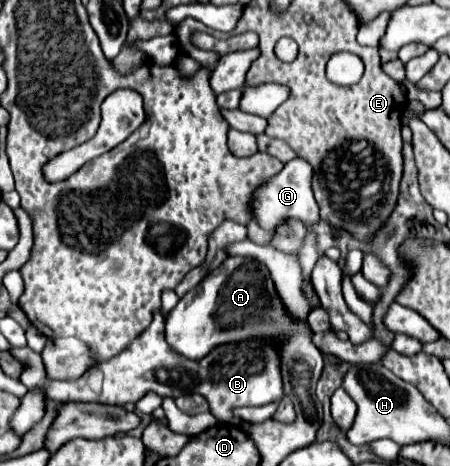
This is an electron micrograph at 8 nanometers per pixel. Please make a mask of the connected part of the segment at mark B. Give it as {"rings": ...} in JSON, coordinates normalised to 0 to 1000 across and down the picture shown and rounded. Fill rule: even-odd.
{"rings":[[[356,667],[342,672],[342,689],[324,702],[276,758],[249,766],[249,775],[227,775],[213,788],[227,800],[222,830],[200,830],[196,805],[164,818],[124,818],[124,861],[231,861],[244,869],[302,865],[324,839],[342,839],[356,852],[400,852],[418,843],[444,843],[467,865],[471,891],[484,903],[511,903],[520,873],[578,873],[627,856],[627,809],[618,788],[618,766],[604,753],[609,740],[596,732],[542,732],[507,736],[480,745],[462,766],[444,775],[413,775],[382,758],[364,732],[364,685]]]}

